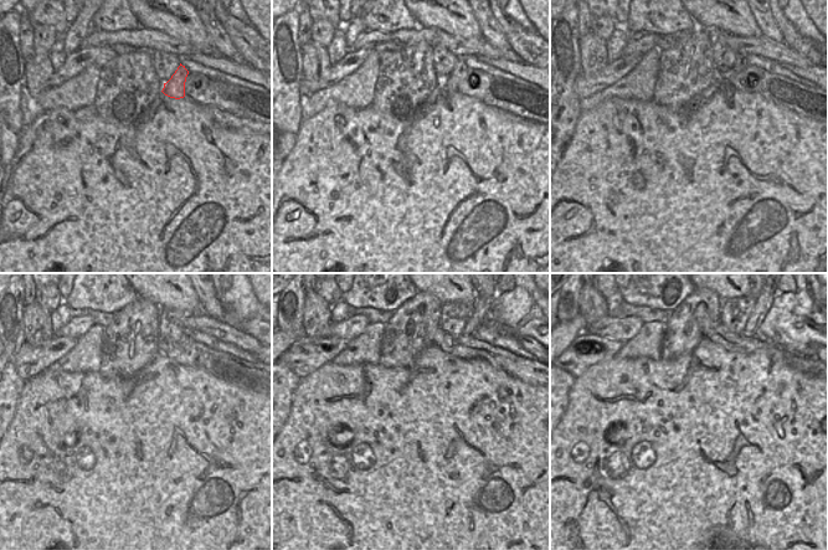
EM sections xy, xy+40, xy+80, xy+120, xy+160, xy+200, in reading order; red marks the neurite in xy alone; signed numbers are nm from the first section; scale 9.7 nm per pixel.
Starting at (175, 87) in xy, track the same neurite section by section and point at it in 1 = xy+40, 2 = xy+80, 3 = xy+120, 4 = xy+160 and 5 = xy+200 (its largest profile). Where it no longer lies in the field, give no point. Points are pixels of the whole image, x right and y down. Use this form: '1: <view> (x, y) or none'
1: xy+40 (451, 82)
2: xy+80 (741, 61)
3: xy+120 (186, 335)
4: xy+160 (483, 307)
5: xy+200 (764, 302)

